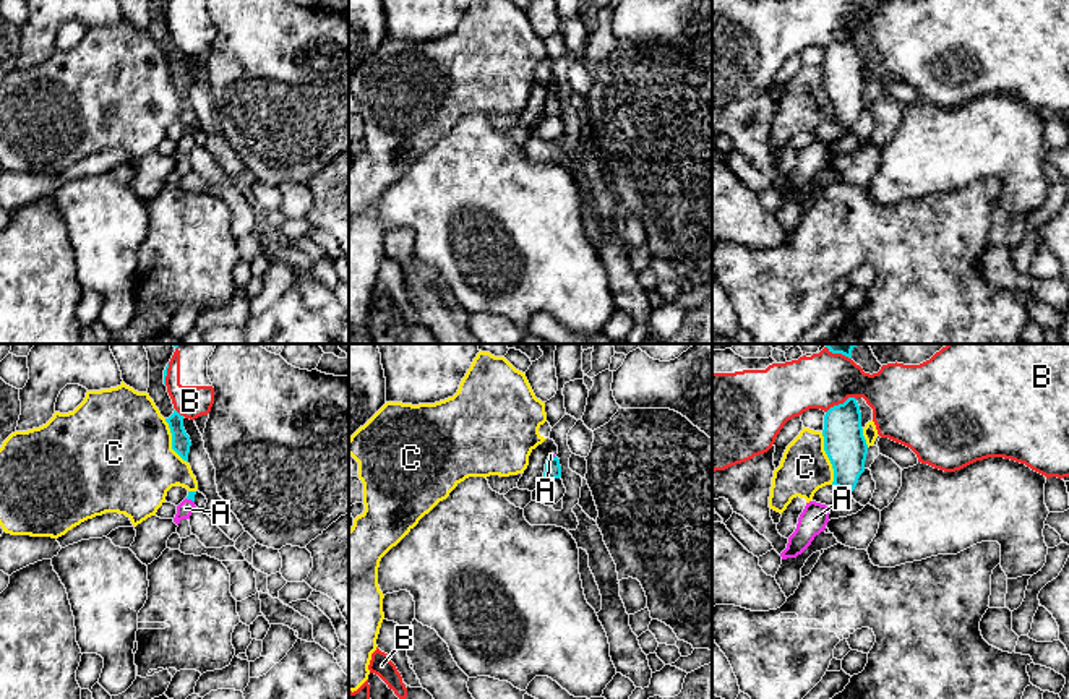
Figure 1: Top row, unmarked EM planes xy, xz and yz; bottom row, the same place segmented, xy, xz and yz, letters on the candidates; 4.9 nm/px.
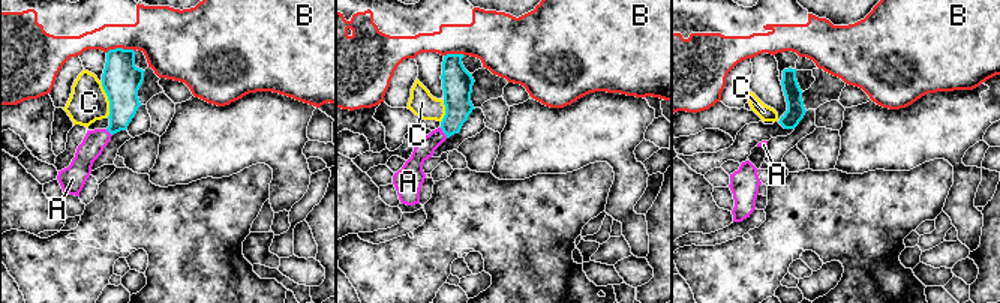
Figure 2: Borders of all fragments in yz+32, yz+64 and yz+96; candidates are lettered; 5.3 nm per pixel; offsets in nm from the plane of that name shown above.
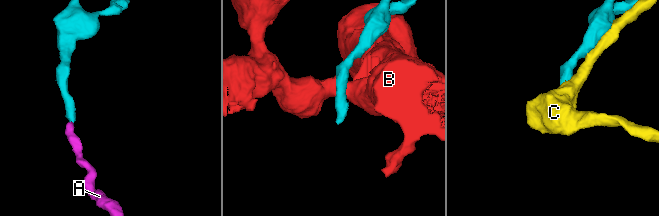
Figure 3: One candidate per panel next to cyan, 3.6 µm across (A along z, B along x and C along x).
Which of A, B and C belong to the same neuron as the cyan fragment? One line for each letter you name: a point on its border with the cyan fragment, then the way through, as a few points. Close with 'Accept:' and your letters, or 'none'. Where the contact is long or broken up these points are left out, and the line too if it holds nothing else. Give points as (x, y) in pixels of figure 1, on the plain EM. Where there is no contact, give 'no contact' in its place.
A: meets cyan in xy at (190, 135)
Accept: A

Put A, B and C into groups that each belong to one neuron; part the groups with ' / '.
A / B / C

